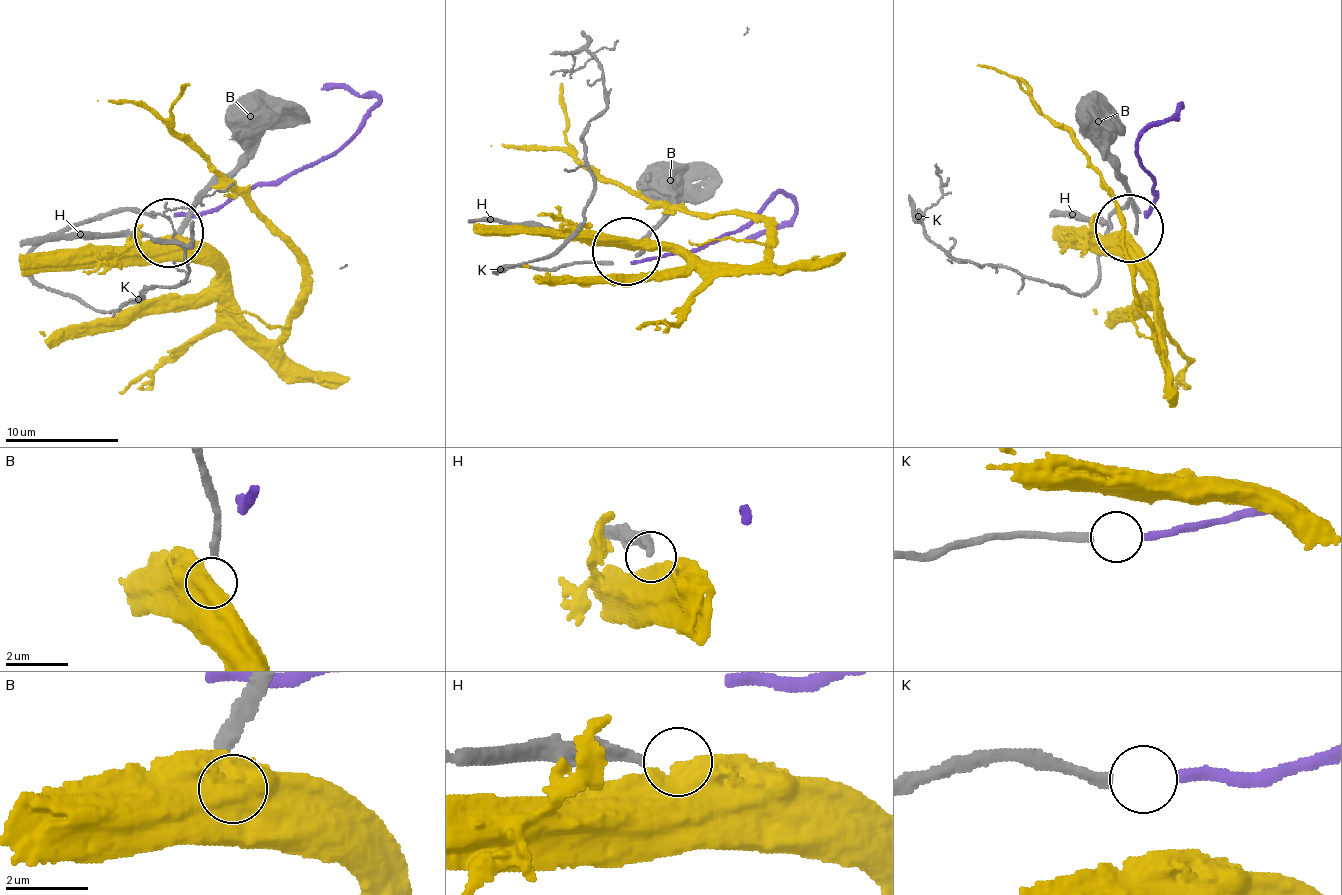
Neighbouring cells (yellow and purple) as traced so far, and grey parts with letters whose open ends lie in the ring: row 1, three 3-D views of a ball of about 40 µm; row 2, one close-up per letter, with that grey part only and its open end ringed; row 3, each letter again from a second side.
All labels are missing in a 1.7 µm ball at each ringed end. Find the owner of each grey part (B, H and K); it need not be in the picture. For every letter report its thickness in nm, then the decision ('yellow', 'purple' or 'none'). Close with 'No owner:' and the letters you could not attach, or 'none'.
B: 320 nm thick; none
H: 240 nm thick; none
K: 280 nm thick; purple
No owner: B, H

